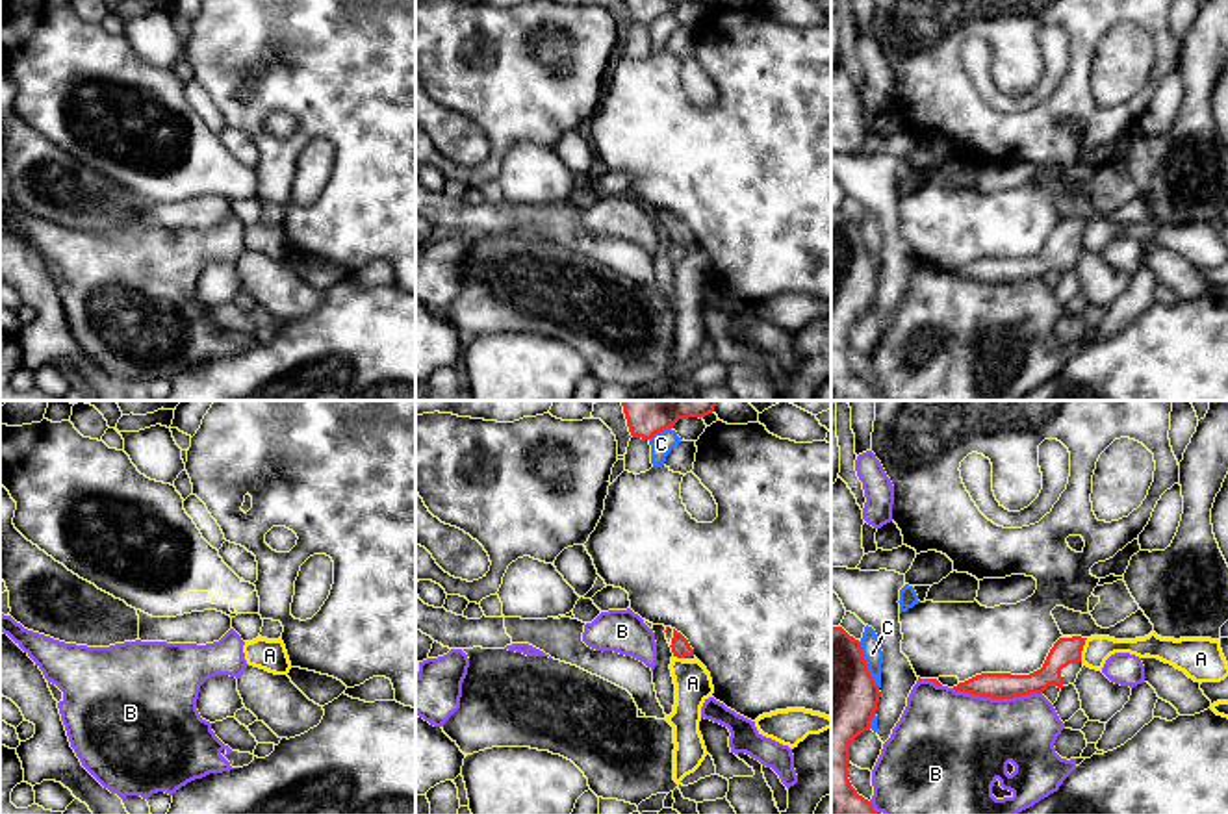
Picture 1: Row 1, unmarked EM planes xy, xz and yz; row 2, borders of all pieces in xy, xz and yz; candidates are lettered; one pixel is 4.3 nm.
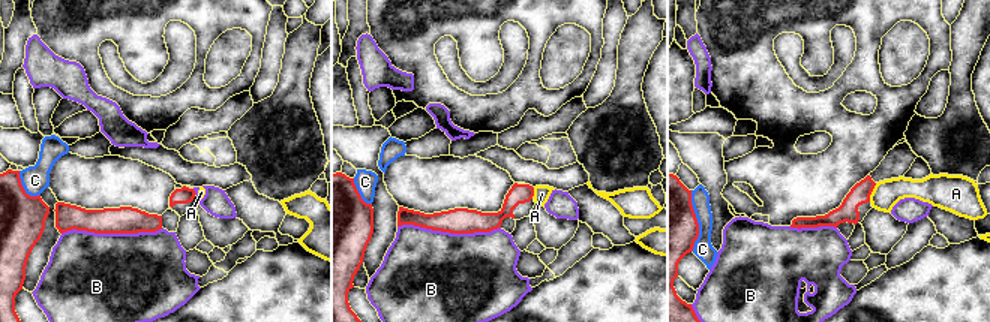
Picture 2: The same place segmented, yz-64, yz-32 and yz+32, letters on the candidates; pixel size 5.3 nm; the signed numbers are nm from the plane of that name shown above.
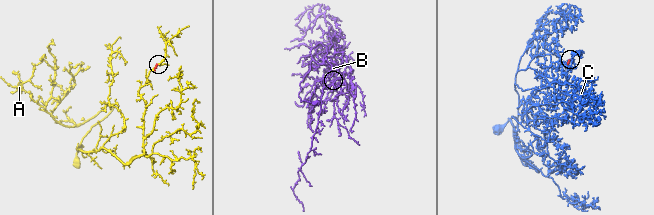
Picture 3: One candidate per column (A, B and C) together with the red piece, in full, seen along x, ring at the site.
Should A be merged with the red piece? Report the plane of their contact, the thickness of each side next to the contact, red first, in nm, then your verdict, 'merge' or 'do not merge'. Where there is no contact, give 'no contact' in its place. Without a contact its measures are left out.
contact in yz; calibres 120 and 120 nm; do not merge

